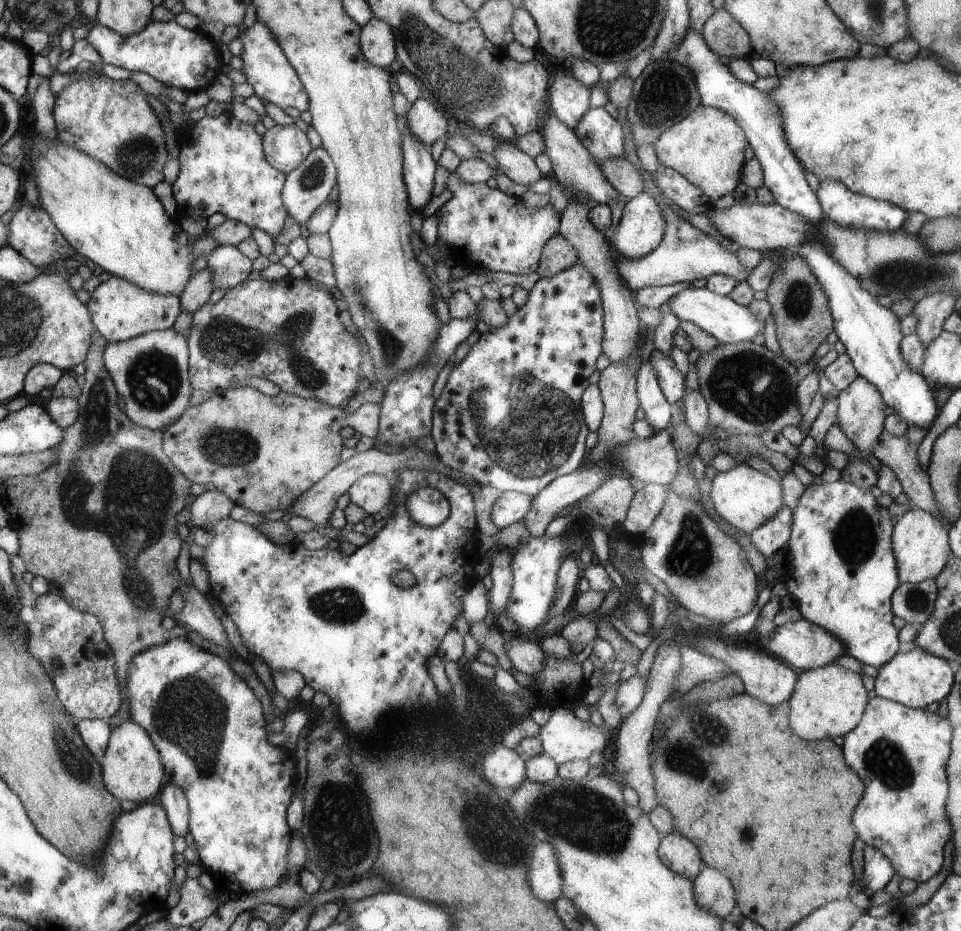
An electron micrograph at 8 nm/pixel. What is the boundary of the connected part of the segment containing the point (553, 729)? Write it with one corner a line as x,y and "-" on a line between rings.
556,706
552,709
549,720
538,732
537,739
541,742
544,754
548,754
560,766
570,760
588,760
594,752
606,752
610,744
613,744
615,733
614,728
596,726
591,721
583,722
570,709

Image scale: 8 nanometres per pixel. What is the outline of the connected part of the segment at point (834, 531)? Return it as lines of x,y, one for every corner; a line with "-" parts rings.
844,477
835,480
834,482
826,482
824,484
812,486
804,489
802,496
798,498
796,508
793,508
793,528
792,538
789,540
789,550
792,554
792,574
790,570
784,574
782,581
785,583
786,588
790,595
796,601
795,607
800,610
802,618
809,620
812,624
817,624
820,628
825,628
826,632
834,634
838,640
845,644
845,654
856,658
866,666
870,665
874,668
880,668
884,664
889,663
890,660
897,655
898,652
898,630
892,624
892,610
890,610
890,596
900,586
900,566
897,564
896,553
893,551
893,534
894,526
892,526
892,516
886,510
886,507
880,508
876,504
876,494
870,488
862,488
854,483
846,481

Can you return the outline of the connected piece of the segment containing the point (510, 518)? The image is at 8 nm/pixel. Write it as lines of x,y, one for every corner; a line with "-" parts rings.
516,491
502,492
492,506
492,522
498,530
520,522
528,511
532,510
532,502
534,502
534,497

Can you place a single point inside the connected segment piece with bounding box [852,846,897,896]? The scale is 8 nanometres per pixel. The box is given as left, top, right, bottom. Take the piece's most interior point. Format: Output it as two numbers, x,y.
879,870

